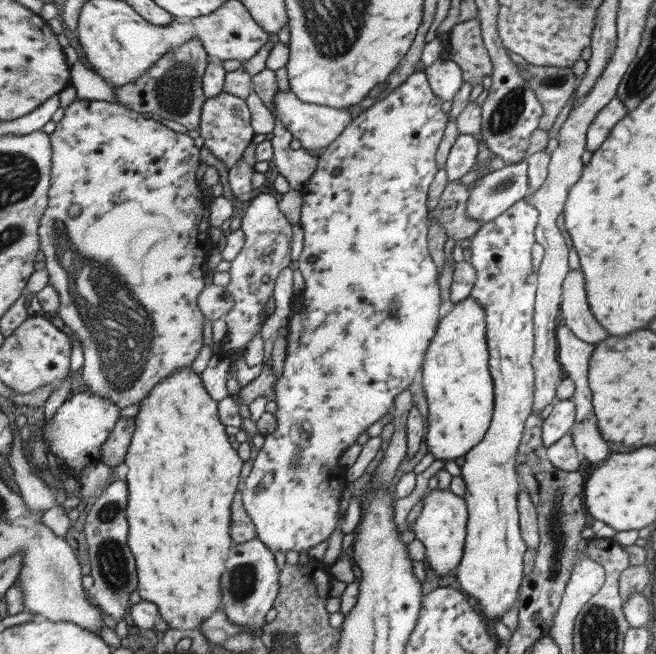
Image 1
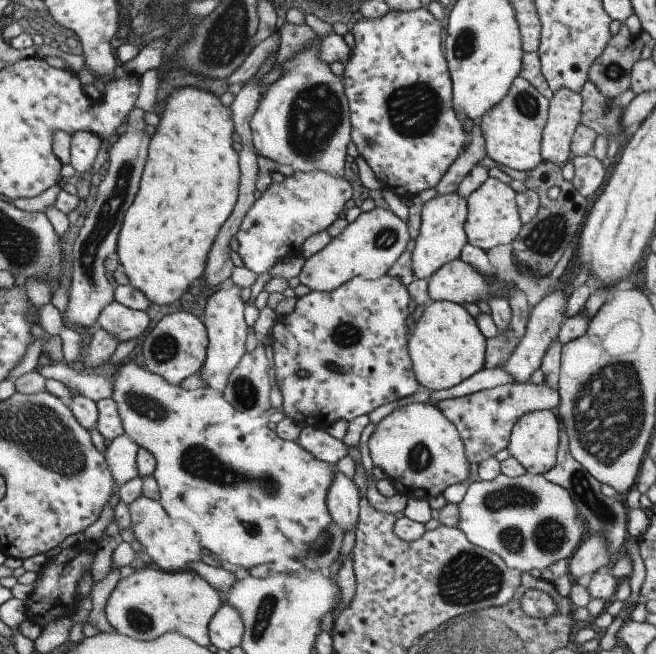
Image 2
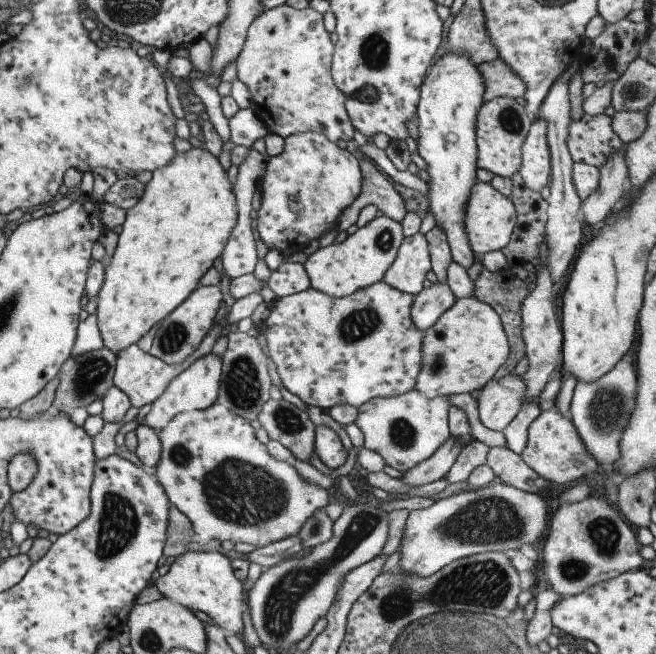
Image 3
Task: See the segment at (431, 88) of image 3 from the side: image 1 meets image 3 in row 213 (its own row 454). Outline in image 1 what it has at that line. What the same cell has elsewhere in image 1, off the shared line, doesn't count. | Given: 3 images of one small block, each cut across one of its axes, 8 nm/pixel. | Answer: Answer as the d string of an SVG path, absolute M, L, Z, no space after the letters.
M468 296L453 304L438 322L422 364L422 385L429 409L425 429L428 453L436 460L465 456L483 438L492 422L494 382L490 374L484 308Z

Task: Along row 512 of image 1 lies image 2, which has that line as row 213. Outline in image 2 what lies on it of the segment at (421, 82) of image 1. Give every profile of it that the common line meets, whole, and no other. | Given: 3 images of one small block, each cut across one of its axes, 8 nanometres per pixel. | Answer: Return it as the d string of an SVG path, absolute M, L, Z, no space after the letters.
M324 171L296 173L284 182L270 185L250 207L240 225L236 238L244 267L261 278L281 258L298 254L302 243L313 234L326 231L352 198L352 186L342 178Z

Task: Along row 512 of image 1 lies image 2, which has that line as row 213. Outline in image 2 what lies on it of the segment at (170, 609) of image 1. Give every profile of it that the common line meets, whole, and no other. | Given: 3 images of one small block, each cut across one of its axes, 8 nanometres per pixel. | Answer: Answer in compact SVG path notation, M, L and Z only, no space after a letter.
M190 85L178 86L167 97L164 111L161 112L159 118L159 124L155 126L154 134L149 140L147 159L140 181L140 190L138 190L132 206L126 211L126 216L122 221L122 228L117 238L116 253L124 272L128 275L131 286L142 291L151 303L164 306L164 304L172 304L172 302L180 299L184 292L190 290L190 284L203 276L211 246L214 244L215 238L219 235L222 225L227 221L232 210L234 210L239 195L241 170L239 167L239 154L232 147L232 144L234 144L232 134L235 131L232 109L222 104L220 97L198 87Z

